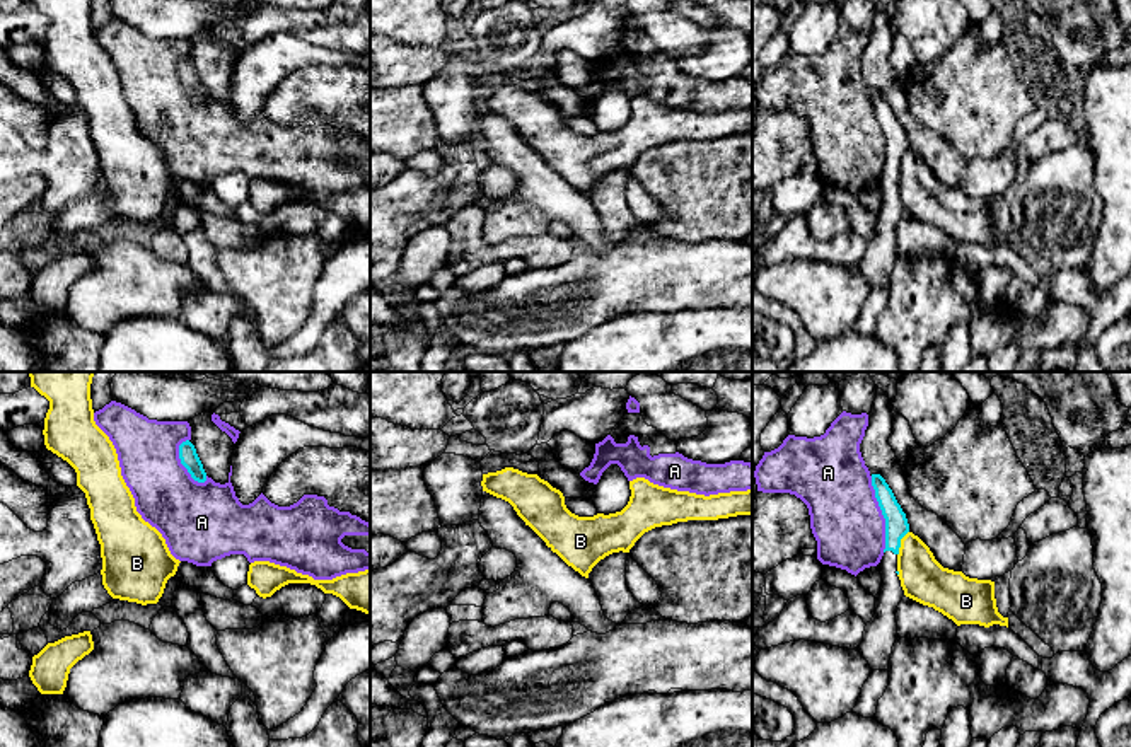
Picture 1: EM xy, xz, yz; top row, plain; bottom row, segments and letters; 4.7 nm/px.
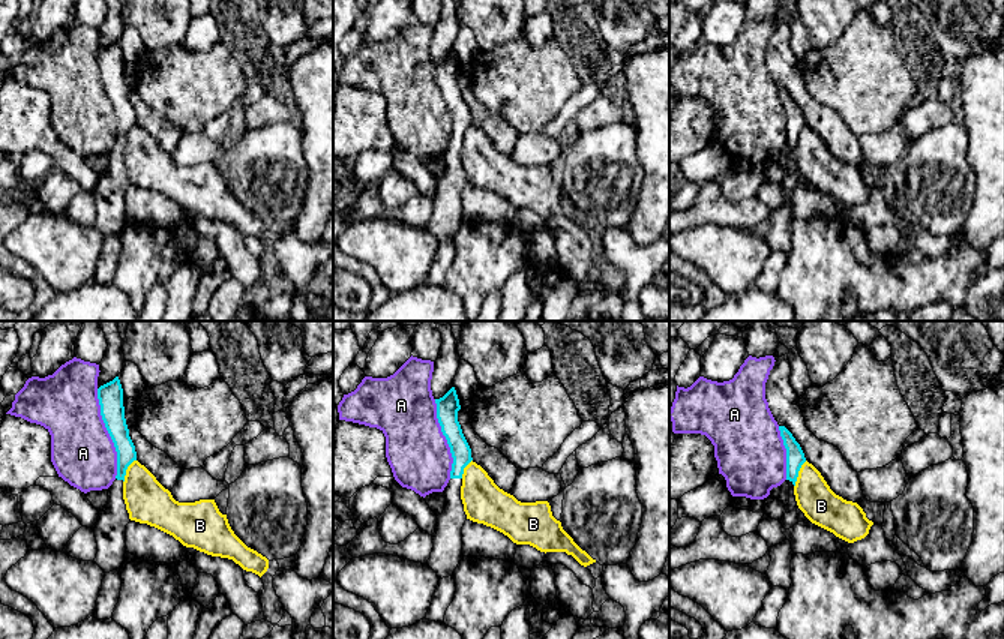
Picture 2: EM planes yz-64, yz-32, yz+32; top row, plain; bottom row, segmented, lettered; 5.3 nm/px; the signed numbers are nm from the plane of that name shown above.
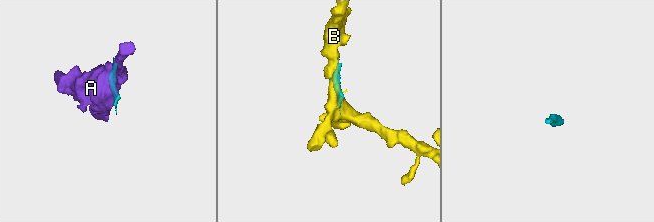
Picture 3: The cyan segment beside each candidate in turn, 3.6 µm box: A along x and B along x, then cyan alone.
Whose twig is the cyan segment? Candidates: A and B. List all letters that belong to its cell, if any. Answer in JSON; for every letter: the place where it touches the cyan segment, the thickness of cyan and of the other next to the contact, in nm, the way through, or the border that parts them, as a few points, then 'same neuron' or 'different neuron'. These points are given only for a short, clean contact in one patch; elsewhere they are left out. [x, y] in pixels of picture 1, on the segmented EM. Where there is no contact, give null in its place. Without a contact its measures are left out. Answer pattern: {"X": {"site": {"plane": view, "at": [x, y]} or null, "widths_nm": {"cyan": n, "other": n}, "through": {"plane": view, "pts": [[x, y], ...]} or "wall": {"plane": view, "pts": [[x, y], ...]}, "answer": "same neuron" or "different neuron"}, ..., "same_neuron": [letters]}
{"A": {"site": {"plane": "yz", "at": [882, 514]}, "widths_nm": {"cyan": 110, "other": 340}, "answer": "different neuron"}, "B": {"site": {"plane": "yz", "at": [899, 543]}, "widths_nm": {"cyan": 110, "other": 220}, "wall": {"plane": "yz", "pts": [[908, 531], [901, 539], [898, 555]]}, "answer": "different neuron"}, "same_neuron": []}

